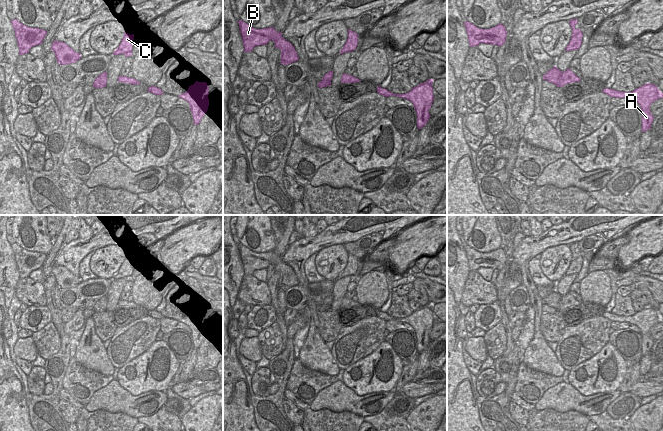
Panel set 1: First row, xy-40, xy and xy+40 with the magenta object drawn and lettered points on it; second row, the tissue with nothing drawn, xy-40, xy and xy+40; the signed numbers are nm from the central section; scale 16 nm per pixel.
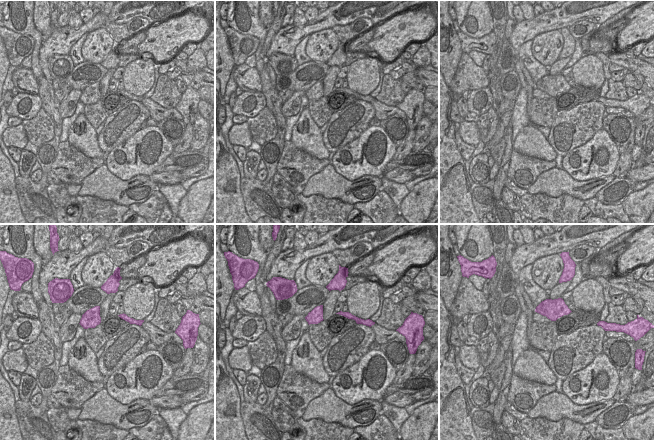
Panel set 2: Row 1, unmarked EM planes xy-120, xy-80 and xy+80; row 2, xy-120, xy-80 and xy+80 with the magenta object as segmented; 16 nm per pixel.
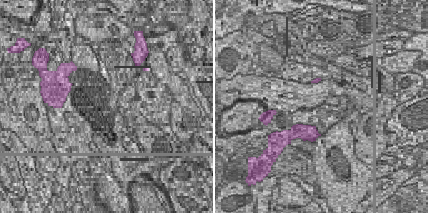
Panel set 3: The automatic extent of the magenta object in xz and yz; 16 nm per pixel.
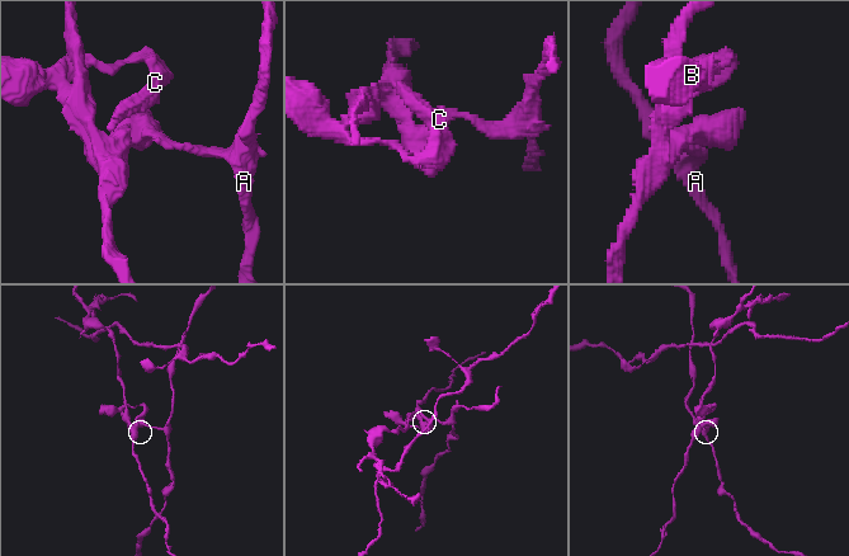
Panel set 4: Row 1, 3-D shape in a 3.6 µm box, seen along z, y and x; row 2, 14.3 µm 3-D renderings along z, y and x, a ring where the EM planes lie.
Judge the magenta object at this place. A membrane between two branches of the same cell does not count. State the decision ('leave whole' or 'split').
split

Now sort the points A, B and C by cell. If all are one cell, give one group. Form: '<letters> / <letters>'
A / B C

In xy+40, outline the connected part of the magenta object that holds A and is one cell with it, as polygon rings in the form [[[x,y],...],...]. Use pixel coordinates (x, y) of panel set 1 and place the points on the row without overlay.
[[[646,307],[643,310],[636,312],[632,316],[621,316],[609,312],[604,312],[603,317],[610,321],[629,322],[636,325],[642,336],[642,356],[651,353],[654,340],[651,338],[650,329],[659,322],[663,322],[663,317],[657,310],[651,307]]]

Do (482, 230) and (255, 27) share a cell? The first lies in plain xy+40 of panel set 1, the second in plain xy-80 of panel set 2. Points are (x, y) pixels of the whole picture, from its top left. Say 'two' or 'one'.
one

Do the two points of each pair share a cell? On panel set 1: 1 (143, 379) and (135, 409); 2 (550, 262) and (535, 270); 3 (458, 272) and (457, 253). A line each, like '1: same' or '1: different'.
1: different
2: different
3: same

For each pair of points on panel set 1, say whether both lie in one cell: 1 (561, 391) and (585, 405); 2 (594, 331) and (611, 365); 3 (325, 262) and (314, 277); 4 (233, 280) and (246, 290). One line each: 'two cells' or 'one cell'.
1: one cell
2: two cells
3: two cells
4: two cells

